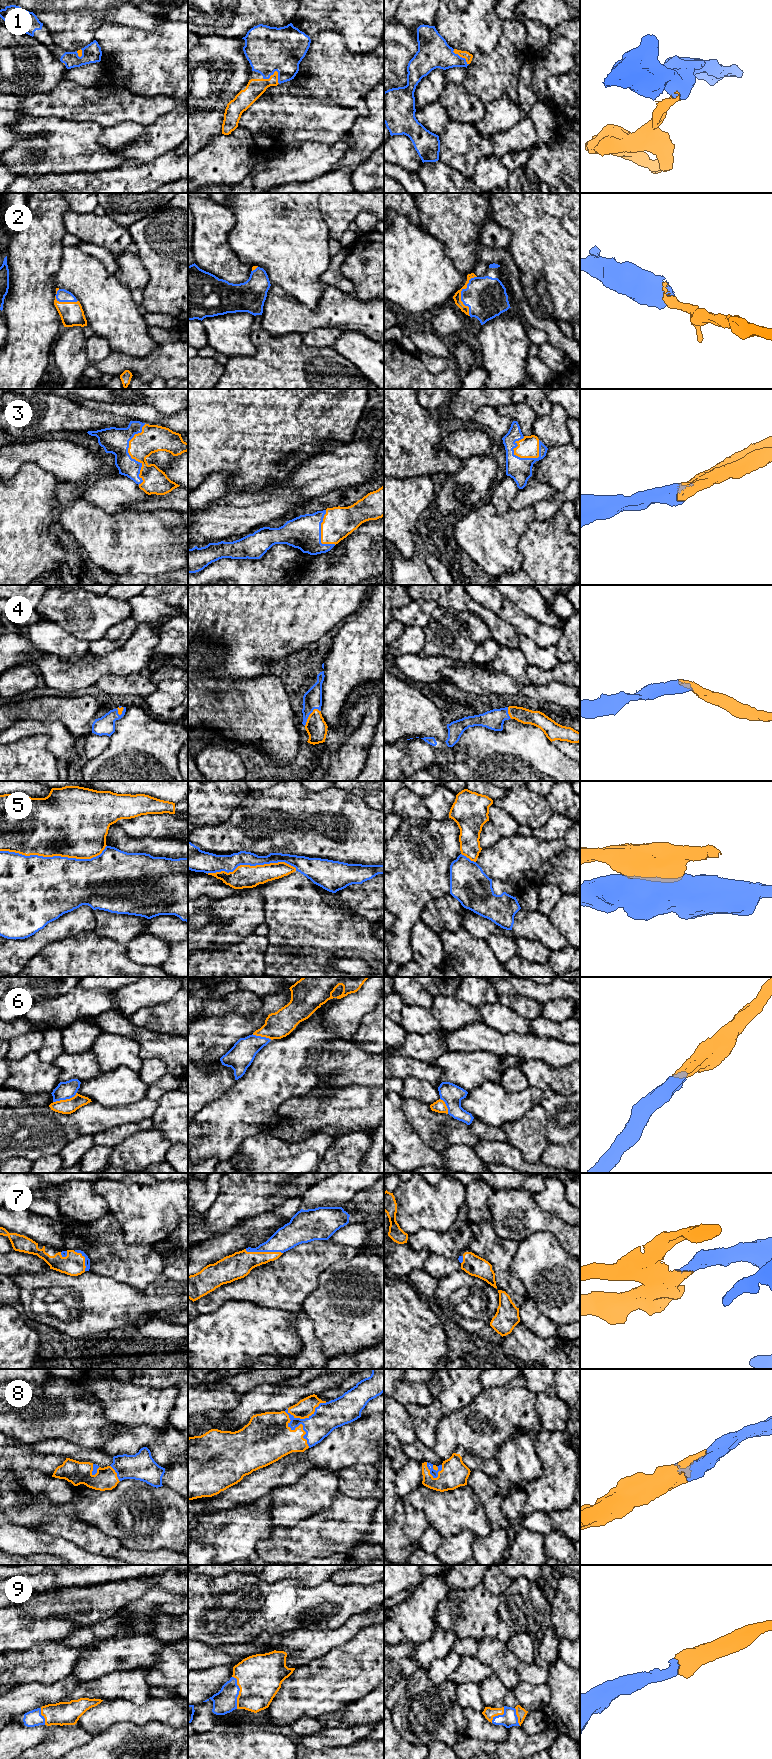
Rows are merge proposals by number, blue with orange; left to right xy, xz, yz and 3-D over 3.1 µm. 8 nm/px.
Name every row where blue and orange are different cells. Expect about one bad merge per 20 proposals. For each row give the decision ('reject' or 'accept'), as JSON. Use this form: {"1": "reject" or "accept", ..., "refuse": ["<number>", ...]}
{"1": "accept", "2": "accept", "3": "accept", "4": "accept", "5": "reject", "6": "accept", "7": "accept", "8": "accept", "9": "accept", "refuse": ["5"]}

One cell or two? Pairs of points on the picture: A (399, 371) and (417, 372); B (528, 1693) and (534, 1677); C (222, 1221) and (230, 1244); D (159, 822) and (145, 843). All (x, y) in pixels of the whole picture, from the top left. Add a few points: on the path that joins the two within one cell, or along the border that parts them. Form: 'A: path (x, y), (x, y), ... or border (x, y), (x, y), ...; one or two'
A: path (403, 372), (413, 372); one
B: border (521, 1680), (533, 1684), (546, 1683); two
C: border (245, 1218), (228, 1230), (211, 1238); two
D: border (126, 834), (131, 837), (172, 839); two

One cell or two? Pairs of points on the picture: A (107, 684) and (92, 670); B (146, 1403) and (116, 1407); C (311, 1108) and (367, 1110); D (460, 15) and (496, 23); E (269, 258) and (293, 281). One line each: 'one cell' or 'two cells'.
A: two cells
B: one cell
C: one cell
D: one cell
E: one cell

